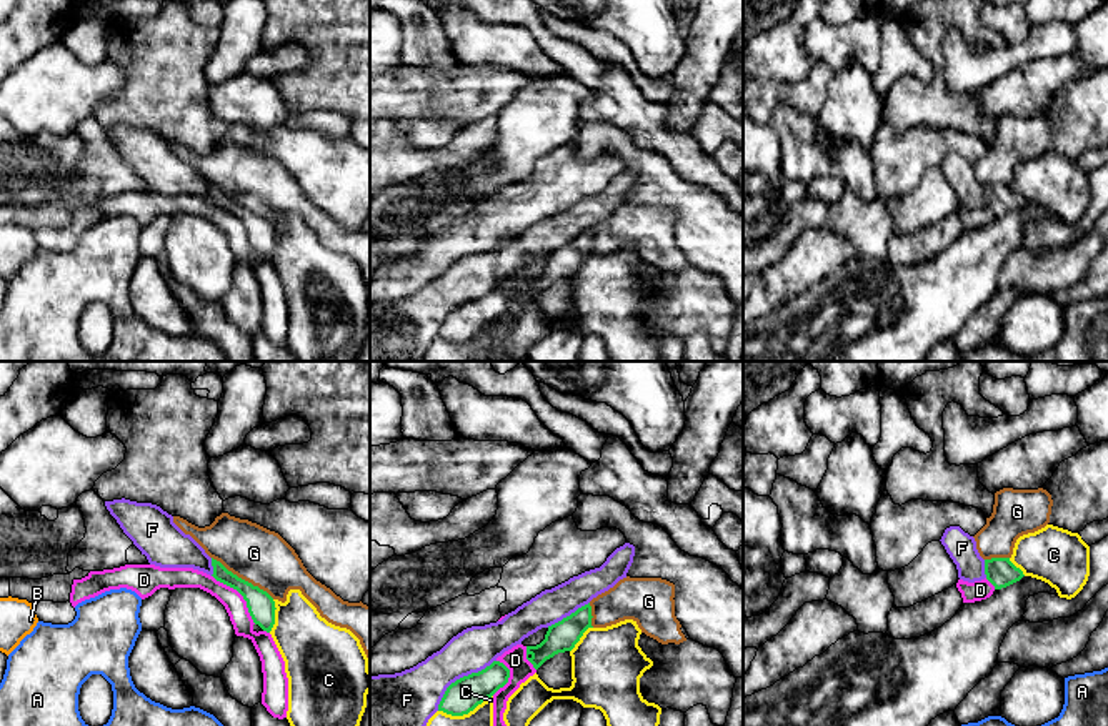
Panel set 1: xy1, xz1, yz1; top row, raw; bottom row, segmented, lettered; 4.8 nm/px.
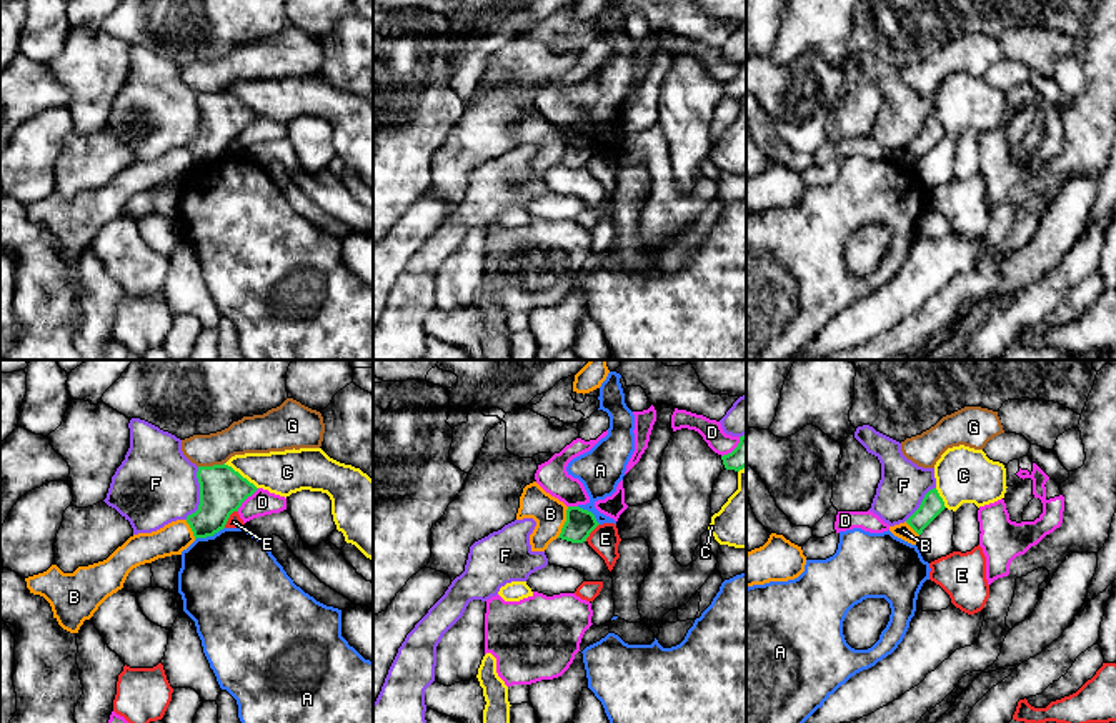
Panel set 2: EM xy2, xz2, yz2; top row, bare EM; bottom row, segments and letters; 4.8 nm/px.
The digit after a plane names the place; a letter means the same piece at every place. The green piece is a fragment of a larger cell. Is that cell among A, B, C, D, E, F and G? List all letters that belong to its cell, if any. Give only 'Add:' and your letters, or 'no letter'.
Add: D

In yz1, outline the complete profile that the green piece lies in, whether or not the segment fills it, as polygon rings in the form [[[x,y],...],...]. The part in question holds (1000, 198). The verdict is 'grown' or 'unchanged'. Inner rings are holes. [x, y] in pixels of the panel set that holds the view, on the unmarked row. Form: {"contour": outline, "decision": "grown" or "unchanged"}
{"contour": [[[1010,185],[985,186],[985,201],[995,216],[1006,215],[1025,203],[1023,198],[1010,188]]], "decision": "unchanged"}

